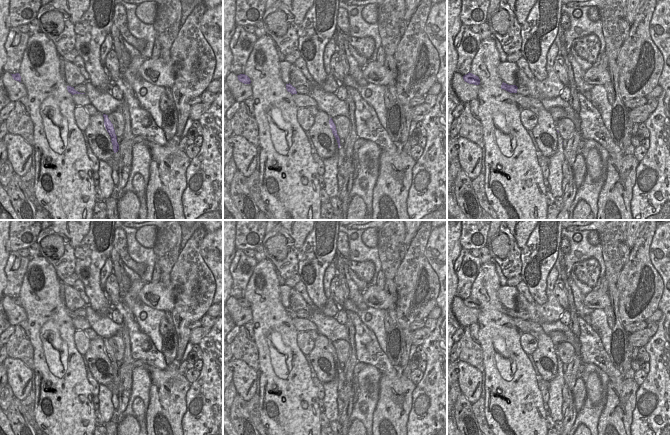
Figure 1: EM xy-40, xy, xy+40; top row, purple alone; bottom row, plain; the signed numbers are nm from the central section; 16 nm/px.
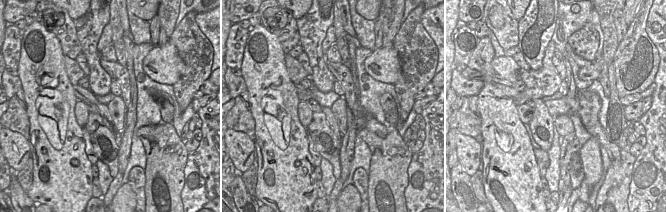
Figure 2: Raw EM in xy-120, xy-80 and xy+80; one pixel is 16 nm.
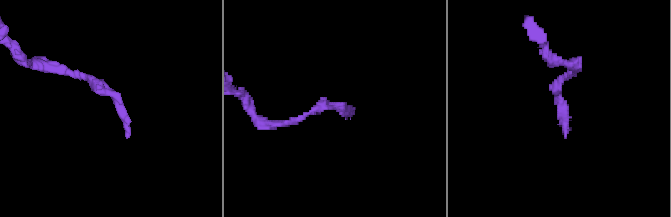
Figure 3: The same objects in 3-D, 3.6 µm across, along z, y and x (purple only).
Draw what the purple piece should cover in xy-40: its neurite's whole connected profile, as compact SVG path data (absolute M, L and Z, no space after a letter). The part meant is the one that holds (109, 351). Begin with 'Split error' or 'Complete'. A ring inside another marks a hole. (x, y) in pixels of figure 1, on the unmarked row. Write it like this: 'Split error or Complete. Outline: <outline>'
Split error. Outline: M103 338L103 341L104 341L104 349L105 349L107 356L109 357L111 361L111 366L112 366L113 375L114 375L114 382L113 382L111 391L113 394L119 395L123 391L123 387L120 384L119 368L117 366L117 360L115 358L113 348L108 342L108 339Z

